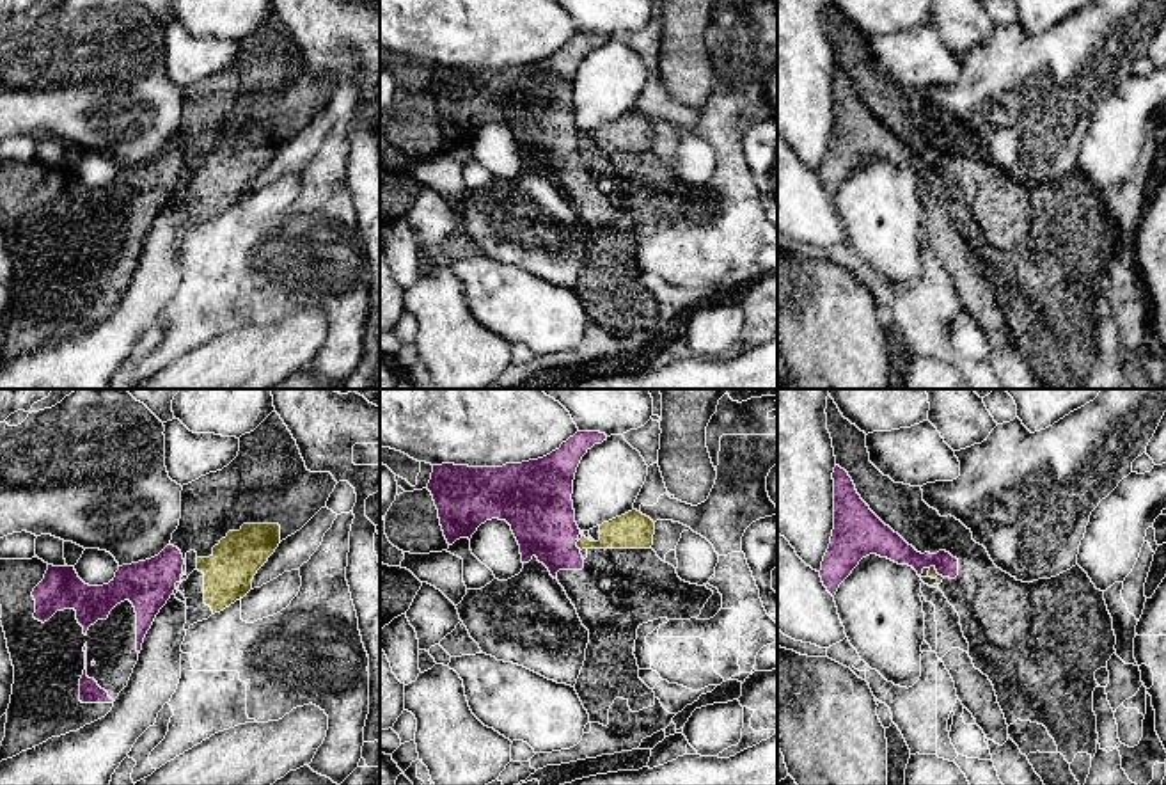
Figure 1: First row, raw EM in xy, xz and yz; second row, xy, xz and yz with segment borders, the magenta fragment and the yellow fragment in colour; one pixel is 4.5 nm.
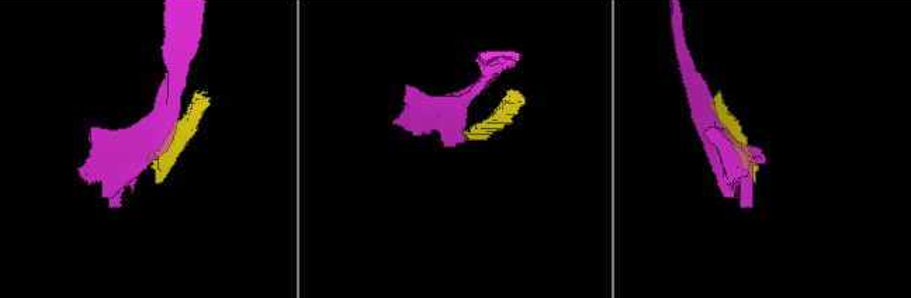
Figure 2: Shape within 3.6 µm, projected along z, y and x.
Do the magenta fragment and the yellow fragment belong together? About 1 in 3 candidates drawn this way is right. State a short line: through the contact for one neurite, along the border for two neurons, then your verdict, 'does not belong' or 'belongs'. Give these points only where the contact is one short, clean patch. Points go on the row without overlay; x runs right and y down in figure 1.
xz (577, 142), (581, 151) | does not belong

